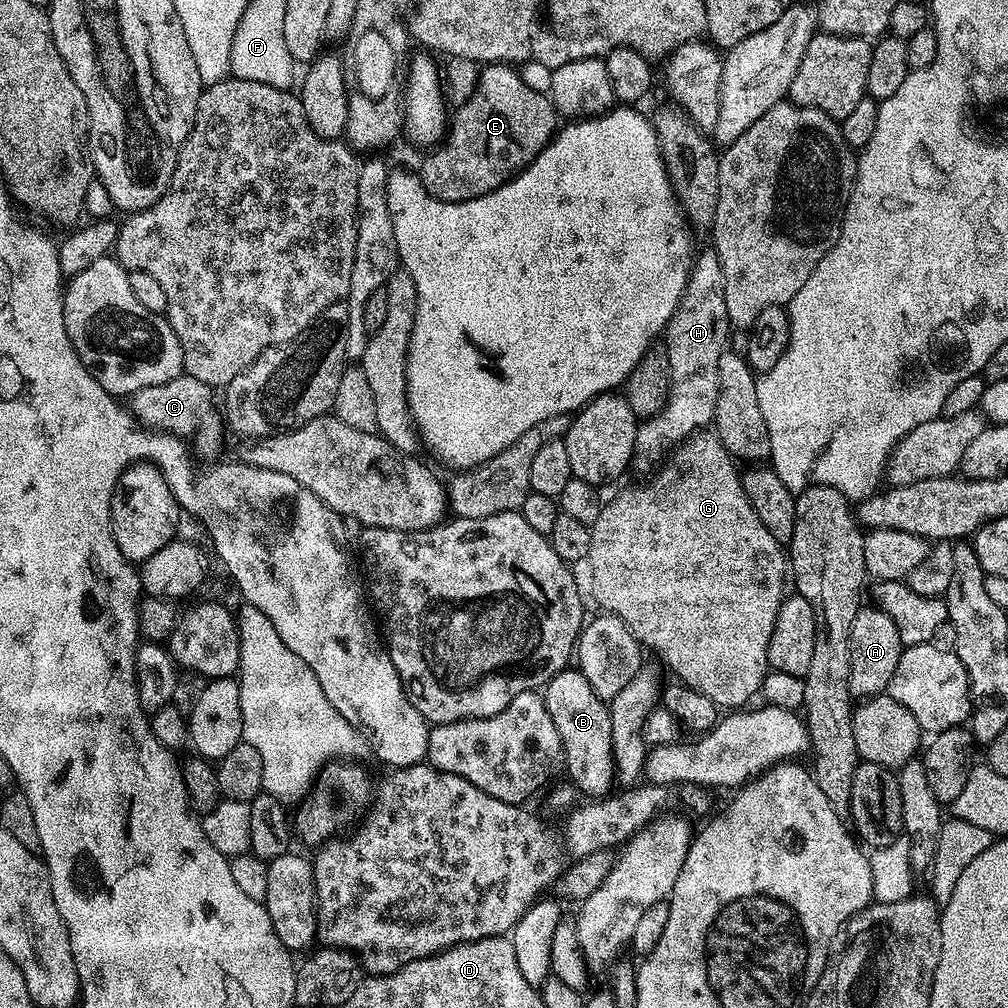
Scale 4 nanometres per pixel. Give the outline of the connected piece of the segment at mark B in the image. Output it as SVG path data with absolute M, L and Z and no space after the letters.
M569 666L564 668L554 678L550 678L543 685L542 695L546 702L546 710L550 710L550 718L554 718L554 726L558 730L558 738L564 743L564 768L566 776L581 793L588 798L604 798L613 791L616 778L616 763L612 753L612 714L609 705L586 682L579 667Z

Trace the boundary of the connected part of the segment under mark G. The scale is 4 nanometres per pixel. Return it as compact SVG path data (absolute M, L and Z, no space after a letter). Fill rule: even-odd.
M708 430L694 433L671 453L670 459L649 479L653 480L648 485L640 484L637 488L624 488L609 504L607 501L601 507L598 518L590 526L592 537L586 557L586 565L588 564L589 570L592 571L592 596L604 607L601 609L605 613L622 618L622 622L626 622L626 626L631 628L641 645L647 651L649 648L650 651L656 652L657 658L676 675L673 677L677 681L705 695L720 710L743 709L749 703L747 700L759 693L764 676L770 670L768 647L774 634L774 622L778 618L780 604L786 595L785 549L781 541L776 540L774 534L766 530L766 526L762 526L758 514L754 514L754 506L750 506L746 498L746 490L742 490L740 473L741 469L737 461L724 449L715 434Z

